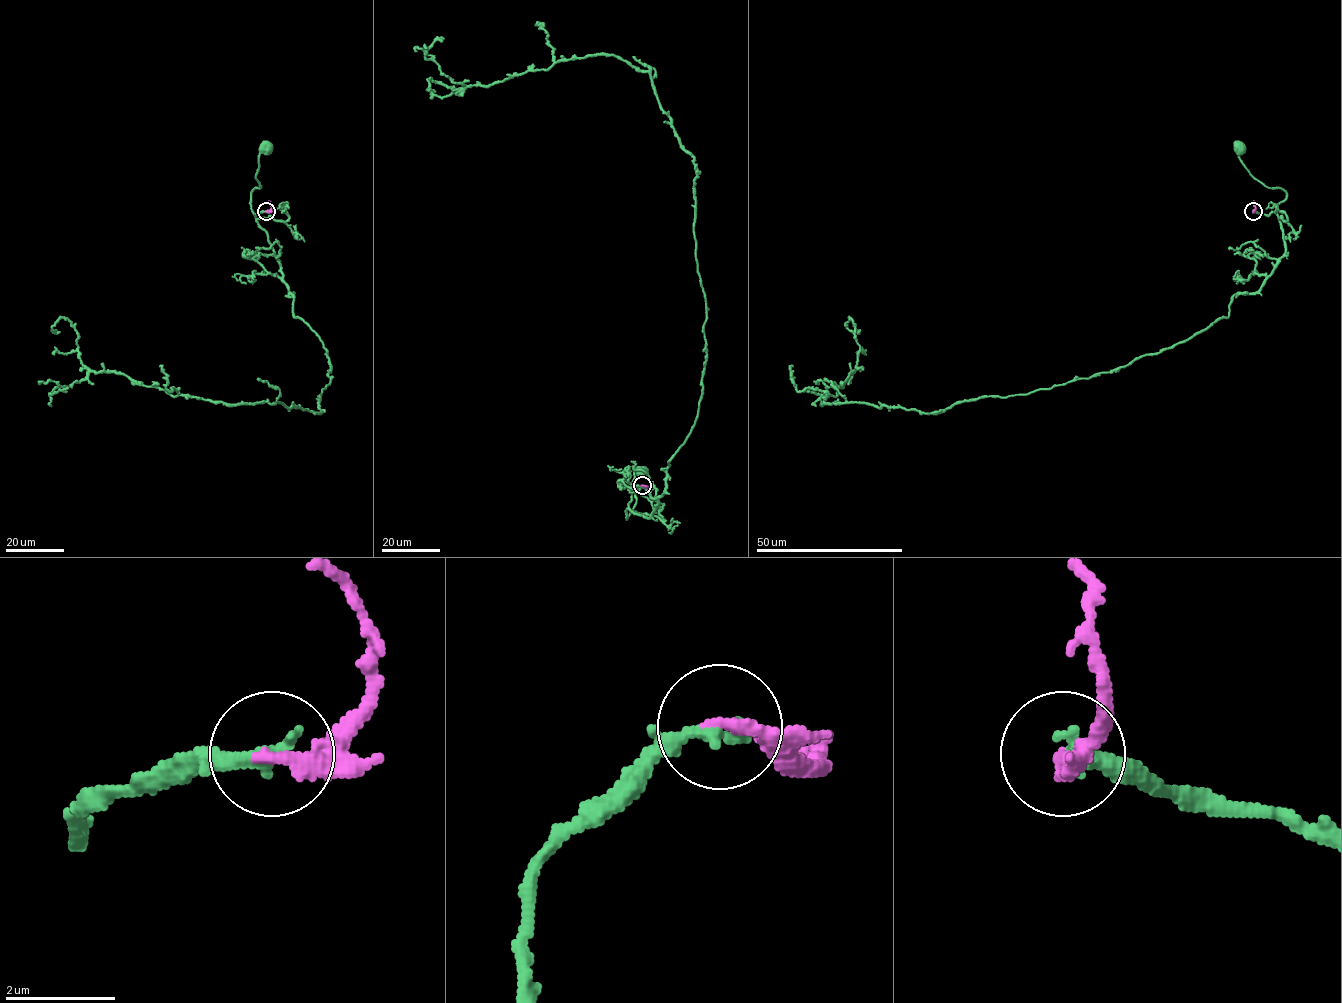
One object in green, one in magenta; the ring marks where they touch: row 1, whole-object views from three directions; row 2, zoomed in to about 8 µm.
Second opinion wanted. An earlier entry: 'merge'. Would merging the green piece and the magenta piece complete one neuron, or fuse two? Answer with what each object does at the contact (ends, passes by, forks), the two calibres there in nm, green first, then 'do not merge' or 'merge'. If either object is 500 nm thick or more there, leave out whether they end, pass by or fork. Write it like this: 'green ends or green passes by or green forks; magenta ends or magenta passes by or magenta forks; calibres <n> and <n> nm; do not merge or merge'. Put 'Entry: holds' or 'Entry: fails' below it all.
green ends; magenta ends; calibres 300 and 280 nm; merge
Entry: holds

